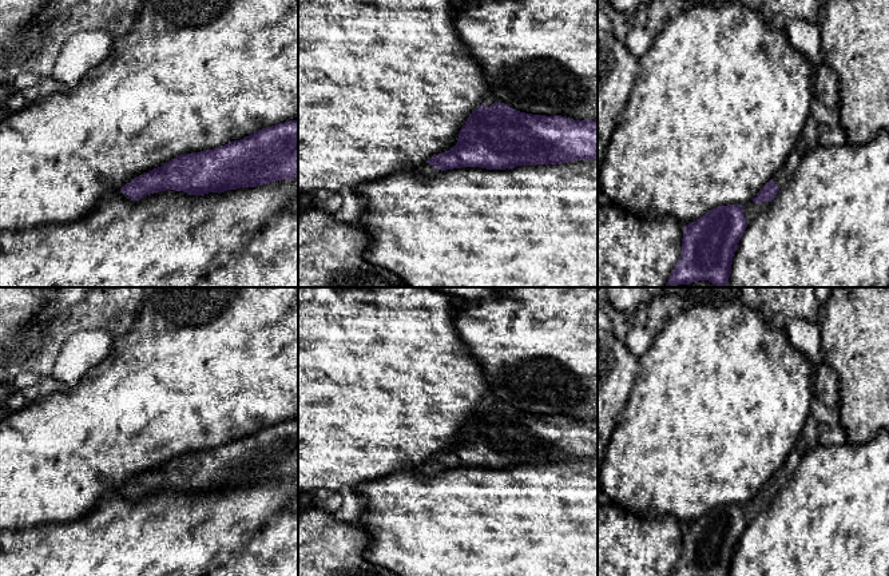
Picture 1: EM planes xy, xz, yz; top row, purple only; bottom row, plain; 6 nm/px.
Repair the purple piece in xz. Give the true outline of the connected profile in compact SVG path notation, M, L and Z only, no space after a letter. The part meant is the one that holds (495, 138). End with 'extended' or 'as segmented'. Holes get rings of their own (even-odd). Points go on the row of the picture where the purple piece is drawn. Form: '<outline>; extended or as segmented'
M495 102L491 107L480 104L461 127L456 146L428 159L420 167L420 174L434 176L438 170L463 167L505 170L517 166L560 164L584 159L598 160L598 122L574 120L561 115L532 115Z; extended

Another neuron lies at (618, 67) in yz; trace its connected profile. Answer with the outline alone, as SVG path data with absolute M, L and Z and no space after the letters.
M598 29L598 207L603 200L600 166L618 116L624 110L639 72L639 59L612 31Z

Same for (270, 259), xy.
M298 196L198 287L298 287Z

